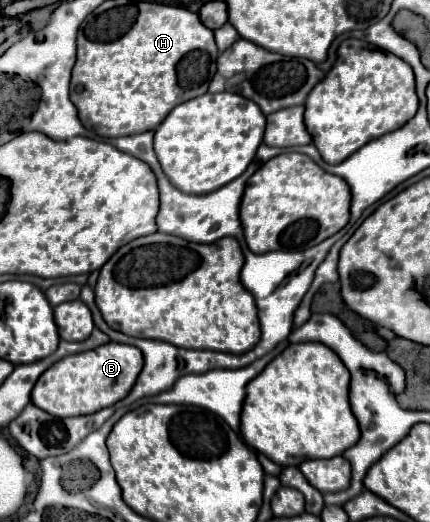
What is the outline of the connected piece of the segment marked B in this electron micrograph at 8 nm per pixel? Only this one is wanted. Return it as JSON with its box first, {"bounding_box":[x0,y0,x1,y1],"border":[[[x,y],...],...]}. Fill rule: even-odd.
{"bounding_box":[31,342,143,418],"border":[[[109,342],[99,346],[97,350],[79,352],[55,362],[35,384],[31,400],[41,410],[59,418],[93,414],[101,408],[113,406],[115,402],[123,400],[135,386],[141,370],[143,370],[143,354],[139,352],[139,348]]]}

